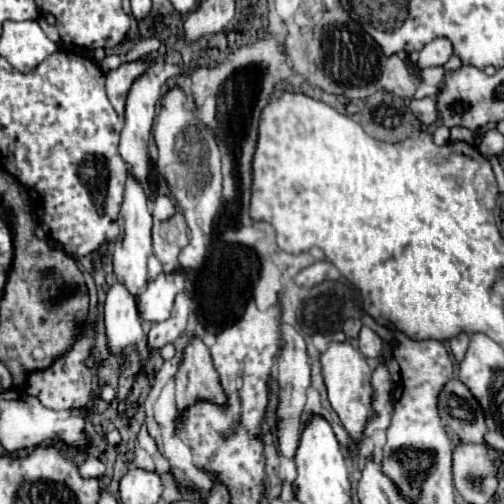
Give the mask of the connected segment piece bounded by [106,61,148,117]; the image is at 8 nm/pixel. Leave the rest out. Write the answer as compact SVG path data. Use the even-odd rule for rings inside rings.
M134 61L134 63L126 63L126 65L120 65L118 69L110 71L108 73L108 79L106 79L106 93L108 93L108 99L114 107L114 111L122 117L124 115L124 103L126 103L126 93L132 85L132 81L142 75L144 71L148 69L148 65L144 61Z

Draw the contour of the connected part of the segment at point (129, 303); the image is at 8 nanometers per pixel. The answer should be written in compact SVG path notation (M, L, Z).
M116 281L108 291L104 305L104 323L108 333L108 347L112 353L120 353L144 339L136 297L126 289L122 281Z

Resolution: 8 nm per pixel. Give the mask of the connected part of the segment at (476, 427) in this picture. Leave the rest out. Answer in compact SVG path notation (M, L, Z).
M452 379L444 385L438 409L444 425L450 425L462 443L486 445L488 427L484 421L484 409L462 381Z

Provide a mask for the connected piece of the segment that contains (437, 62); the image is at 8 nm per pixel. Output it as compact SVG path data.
M444 37L440 39L434 39L430 41L422 51L420 51L420 57L418 57L418 67L420 69L426 69L426 67L440 67L444 65L452 55L452 43Z

